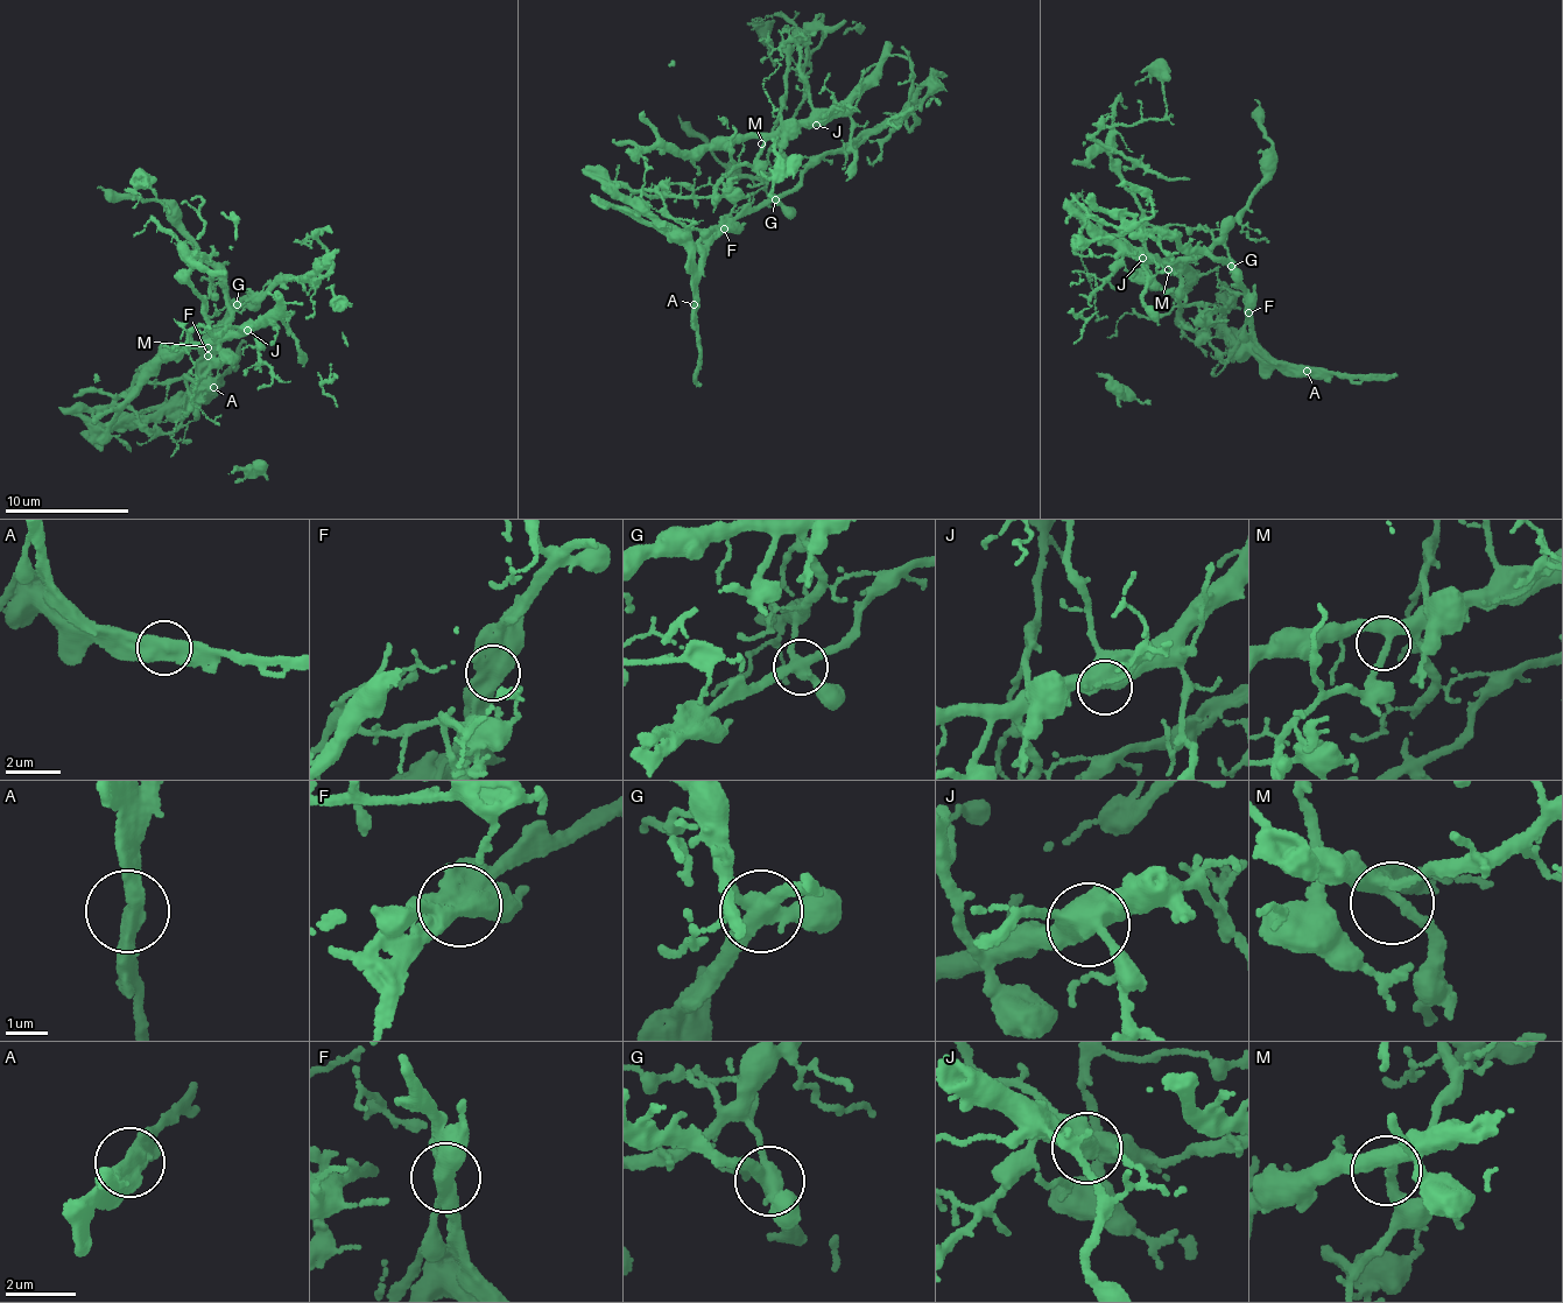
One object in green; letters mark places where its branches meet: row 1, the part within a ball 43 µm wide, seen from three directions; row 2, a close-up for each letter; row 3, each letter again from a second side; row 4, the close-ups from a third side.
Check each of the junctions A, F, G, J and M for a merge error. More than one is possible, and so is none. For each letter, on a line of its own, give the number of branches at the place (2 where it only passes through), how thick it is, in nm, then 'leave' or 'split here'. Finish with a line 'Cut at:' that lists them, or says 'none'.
A: 2 | 480 nm | split here
F: 2 | 550 nm | split here
G: 4 | 380 nm | split here
J: 2 | 600 nm | leave
M: 3 | 320 nm | leave
Cut at: A, F, G

